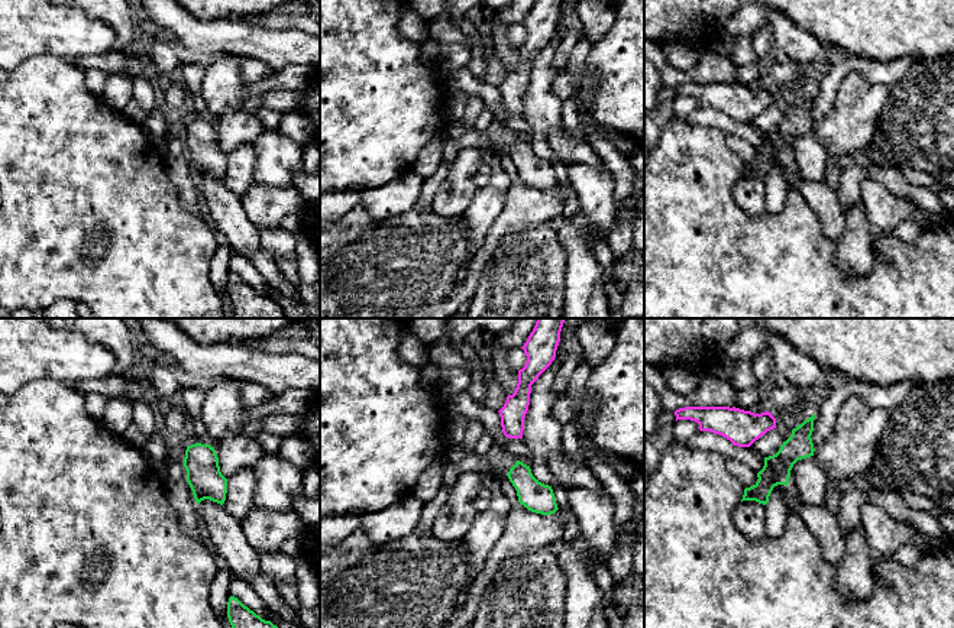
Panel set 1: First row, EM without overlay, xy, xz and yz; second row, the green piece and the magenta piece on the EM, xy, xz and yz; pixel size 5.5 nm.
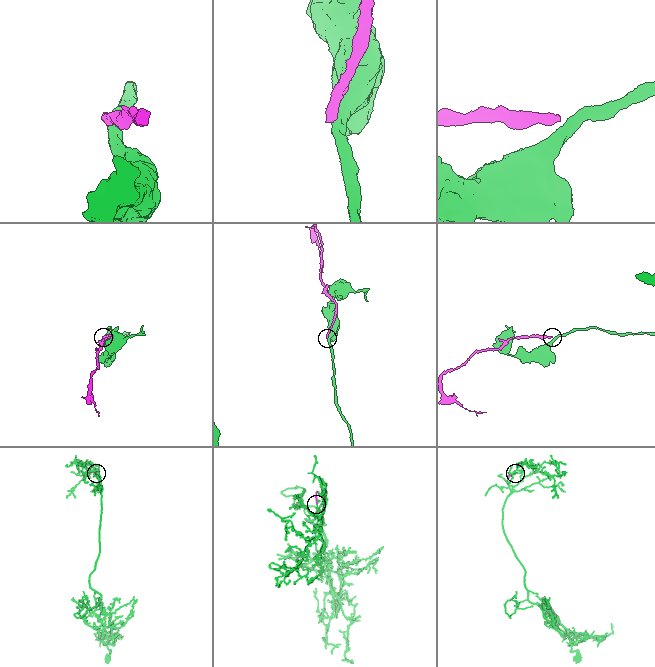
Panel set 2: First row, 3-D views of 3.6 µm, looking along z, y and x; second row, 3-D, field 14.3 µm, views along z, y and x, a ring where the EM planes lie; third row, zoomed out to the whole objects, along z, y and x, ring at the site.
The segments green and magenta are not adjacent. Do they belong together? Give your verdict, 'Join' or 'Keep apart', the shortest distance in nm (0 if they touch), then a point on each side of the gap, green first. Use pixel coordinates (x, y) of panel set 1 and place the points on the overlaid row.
Keep apart. Distance 90 nm. Across: yz (783, 442), (775, 427)

